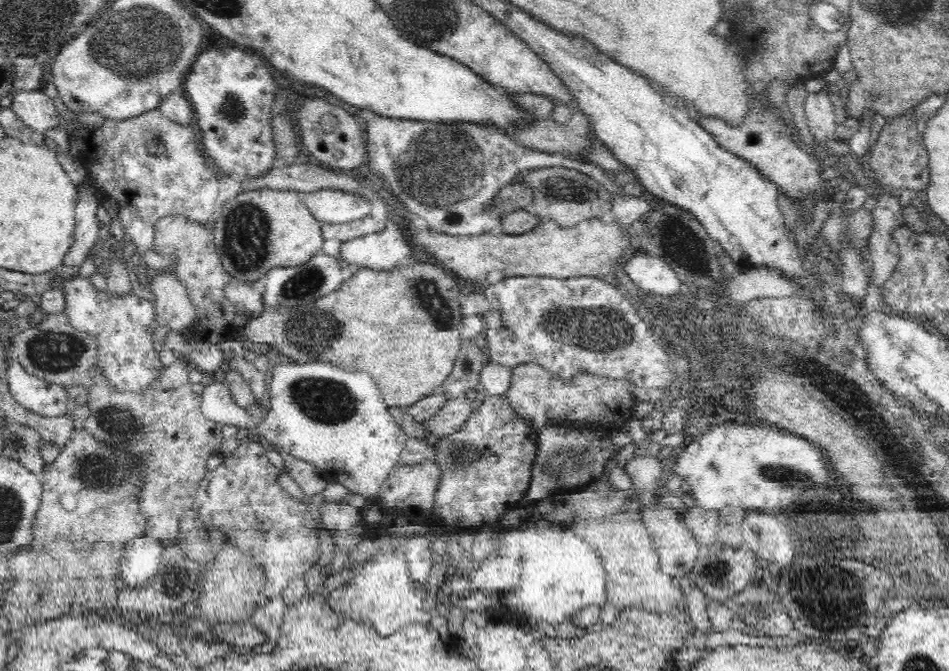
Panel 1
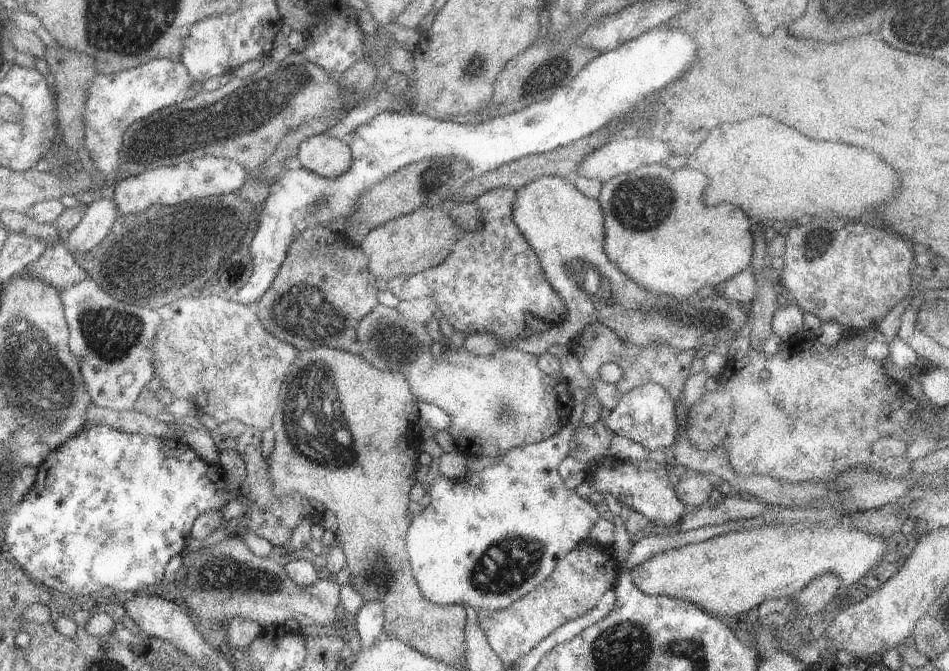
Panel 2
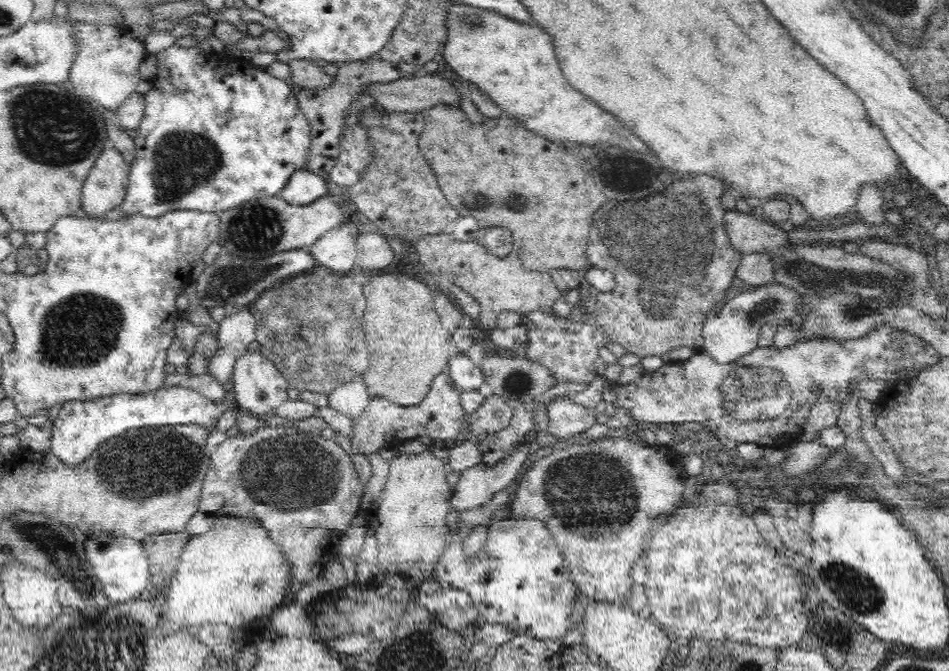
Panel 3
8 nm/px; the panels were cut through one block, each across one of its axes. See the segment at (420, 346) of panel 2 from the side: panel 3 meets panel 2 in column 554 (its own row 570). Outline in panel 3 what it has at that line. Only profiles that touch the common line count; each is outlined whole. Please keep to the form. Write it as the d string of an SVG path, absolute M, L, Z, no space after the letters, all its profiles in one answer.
M430 449L415 455L395 455L389 461L389 475L384 490L377 496L369 512L376 522L376 539L380 547L379 572L384 572L383 582L415 595L402 607L416 607L416 599L424 580L435 578L435 570L446 548L456 537L447 526L453 489L446 481L448 468L444 460L434 456Z

